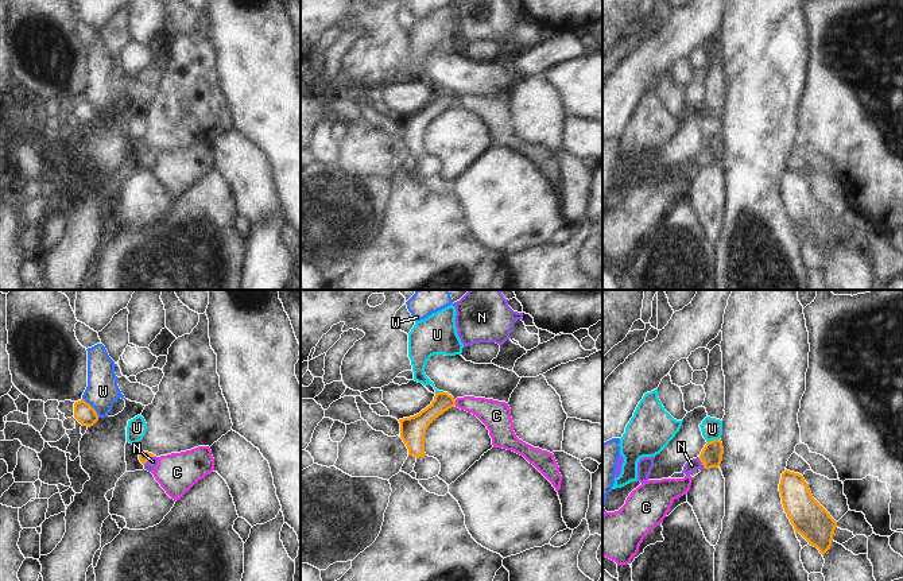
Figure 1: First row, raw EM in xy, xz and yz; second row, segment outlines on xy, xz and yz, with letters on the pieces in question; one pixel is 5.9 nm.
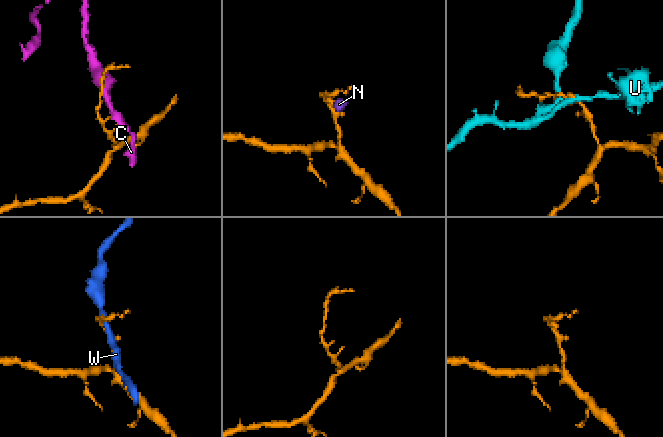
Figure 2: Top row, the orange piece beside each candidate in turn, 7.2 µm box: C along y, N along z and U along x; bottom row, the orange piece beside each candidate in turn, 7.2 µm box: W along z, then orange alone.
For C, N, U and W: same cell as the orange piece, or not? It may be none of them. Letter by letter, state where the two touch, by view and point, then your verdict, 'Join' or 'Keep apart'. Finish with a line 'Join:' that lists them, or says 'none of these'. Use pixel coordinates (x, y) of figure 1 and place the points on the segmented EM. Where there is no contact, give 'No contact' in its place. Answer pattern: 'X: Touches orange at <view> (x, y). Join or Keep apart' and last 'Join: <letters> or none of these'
C: Touches orange at xz (454, 403). Keep apart
N: Touches orange at xy (148, 459). Join
U: Touches orange at yz (713, 440). Keep apart
W: Touches orange at xy (92, 407). Keep apart
Join: N.

